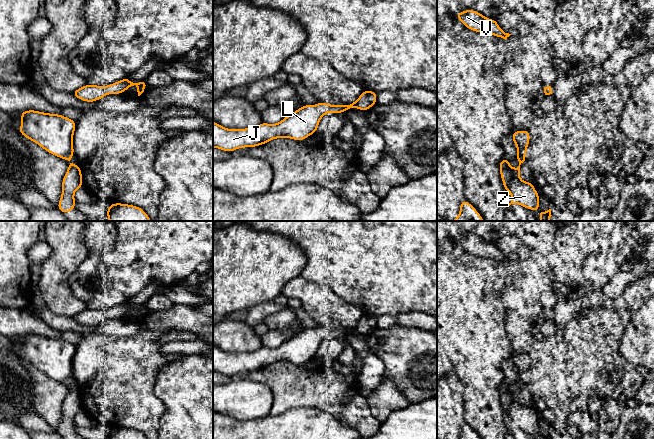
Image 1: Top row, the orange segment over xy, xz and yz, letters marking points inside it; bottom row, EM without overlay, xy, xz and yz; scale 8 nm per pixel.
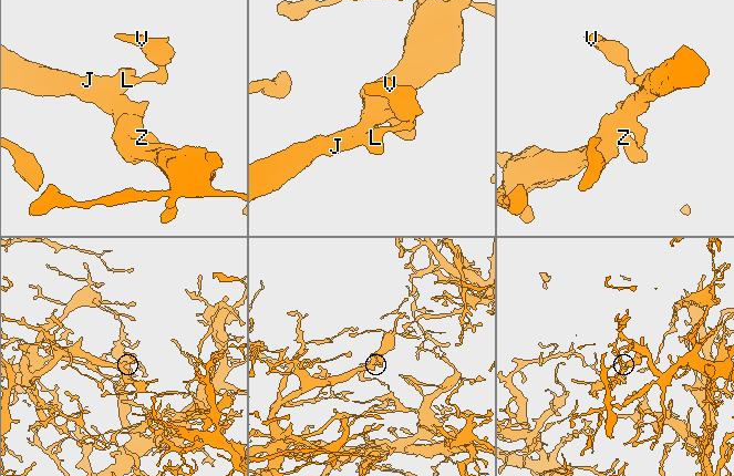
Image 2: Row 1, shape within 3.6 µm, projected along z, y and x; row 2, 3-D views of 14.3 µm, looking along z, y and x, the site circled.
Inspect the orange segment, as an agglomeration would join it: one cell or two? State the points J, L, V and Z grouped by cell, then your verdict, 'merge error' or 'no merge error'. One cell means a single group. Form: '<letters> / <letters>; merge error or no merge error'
J L V Z; no merge error

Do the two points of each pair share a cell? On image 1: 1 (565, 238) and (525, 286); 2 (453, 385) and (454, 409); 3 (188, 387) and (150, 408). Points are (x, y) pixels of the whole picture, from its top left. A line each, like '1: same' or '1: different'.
1: same
2: same
3: different

